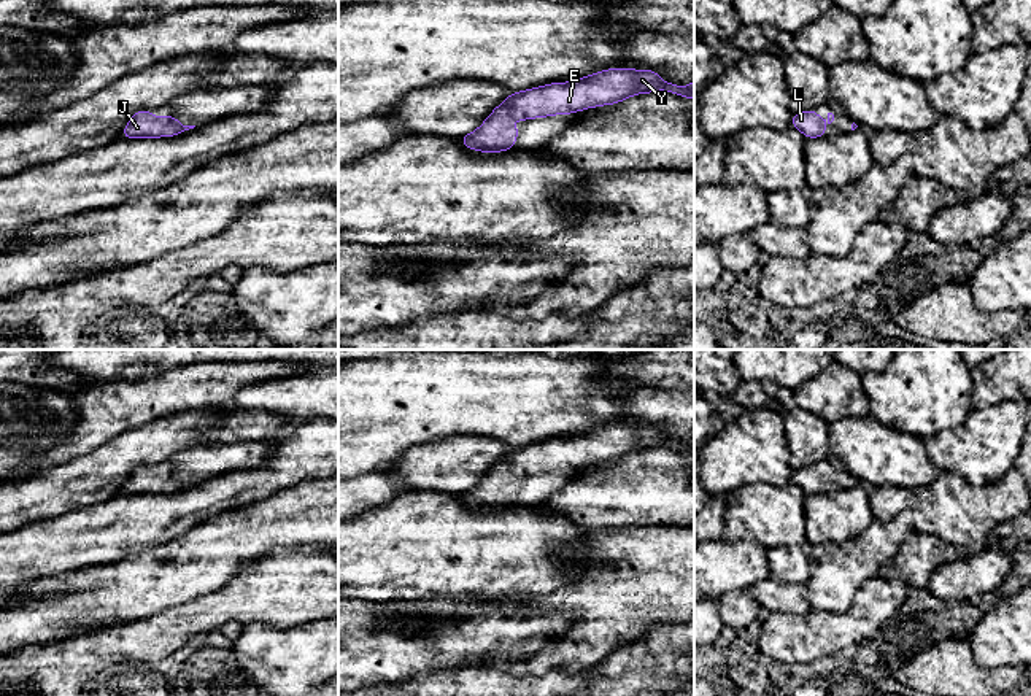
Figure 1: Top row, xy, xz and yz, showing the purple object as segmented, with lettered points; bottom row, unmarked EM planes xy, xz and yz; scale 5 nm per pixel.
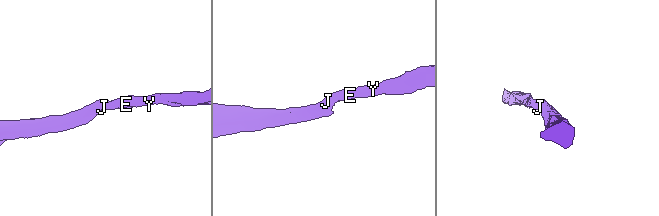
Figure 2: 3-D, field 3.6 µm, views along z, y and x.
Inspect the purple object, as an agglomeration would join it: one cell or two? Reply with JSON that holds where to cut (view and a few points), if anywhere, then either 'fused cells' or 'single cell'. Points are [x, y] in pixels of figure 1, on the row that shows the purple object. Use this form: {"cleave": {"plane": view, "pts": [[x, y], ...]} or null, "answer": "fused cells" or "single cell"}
{"cleave": null, "answer": "single cell"}

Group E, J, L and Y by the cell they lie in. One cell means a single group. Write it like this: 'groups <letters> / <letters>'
groups E J L Y

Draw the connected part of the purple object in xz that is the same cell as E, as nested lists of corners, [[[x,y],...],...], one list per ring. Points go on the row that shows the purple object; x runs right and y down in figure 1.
[[[608,68],[575,79],[550,83],[508,97],[492,110],[486,121],[459,141],[481,153],[510,151],[521,127],[508,127],[508,119],[524,121],[553,114],[569,114],[586,108],[620,103],[634,94],[666,91],[694,99],[694,81],[685,87],[666,83],[655,70]]]

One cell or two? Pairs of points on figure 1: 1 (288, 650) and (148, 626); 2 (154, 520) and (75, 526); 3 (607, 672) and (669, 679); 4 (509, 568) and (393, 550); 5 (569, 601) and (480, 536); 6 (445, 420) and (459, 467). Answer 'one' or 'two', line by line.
1: two
2: one
3: one
4: one
5: two
6: two

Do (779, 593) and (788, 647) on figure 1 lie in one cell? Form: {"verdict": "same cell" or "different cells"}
{"verdict": "different cells"}

